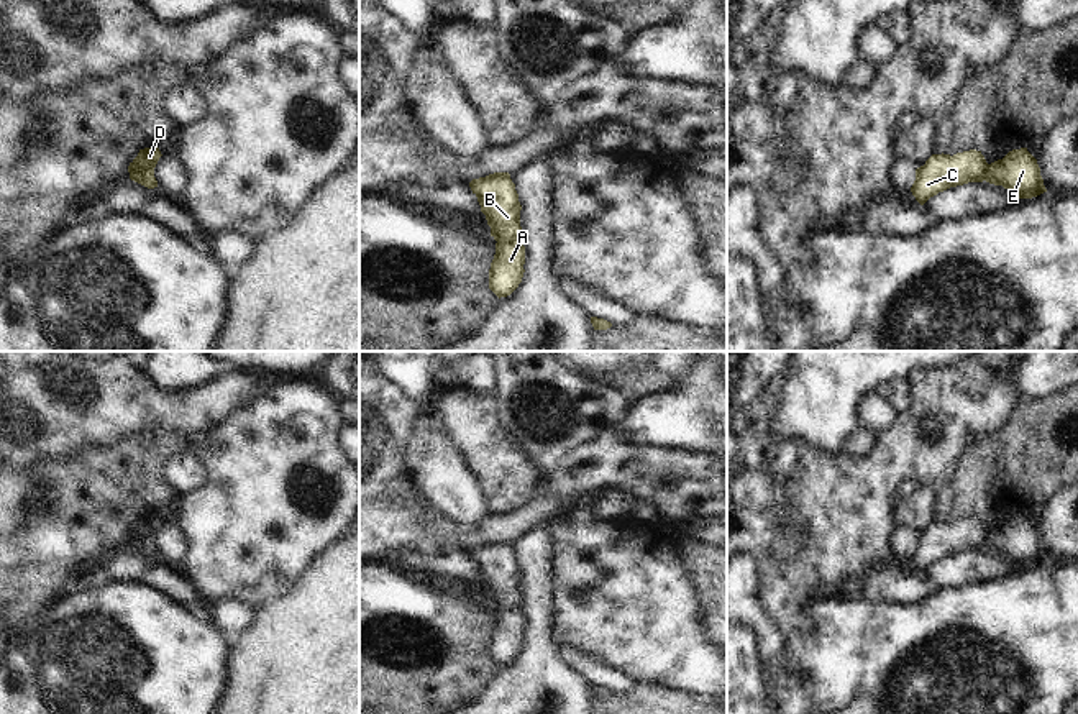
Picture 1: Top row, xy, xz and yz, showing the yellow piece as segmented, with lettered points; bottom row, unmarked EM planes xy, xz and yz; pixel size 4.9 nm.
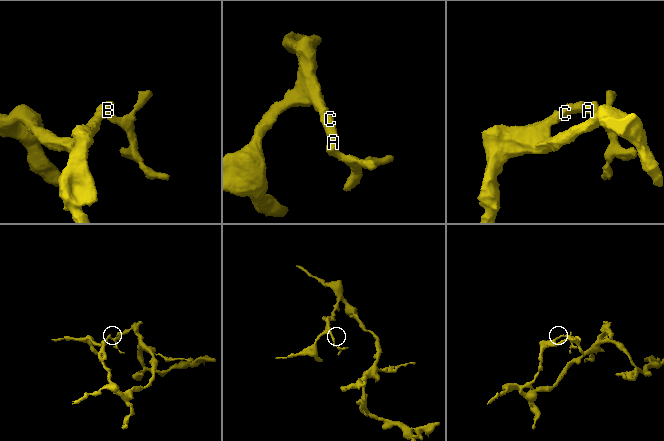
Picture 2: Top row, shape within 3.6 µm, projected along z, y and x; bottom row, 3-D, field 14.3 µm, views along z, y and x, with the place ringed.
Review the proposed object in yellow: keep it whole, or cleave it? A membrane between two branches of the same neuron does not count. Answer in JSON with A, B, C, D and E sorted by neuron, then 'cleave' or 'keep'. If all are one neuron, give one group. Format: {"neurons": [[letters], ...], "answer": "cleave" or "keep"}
{"neurons": [["A", "E"], ["B", "C", "D"]], "answer": "cleave"}

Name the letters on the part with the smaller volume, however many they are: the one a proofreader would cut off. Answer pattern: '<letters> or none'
A, E

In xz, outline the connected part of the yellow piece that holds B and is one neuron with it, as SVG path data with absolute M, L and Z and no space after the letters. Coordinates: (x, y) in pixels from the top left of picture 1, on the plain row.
M494 540L469 550L496 609L522 607L518 561L509 540Z

